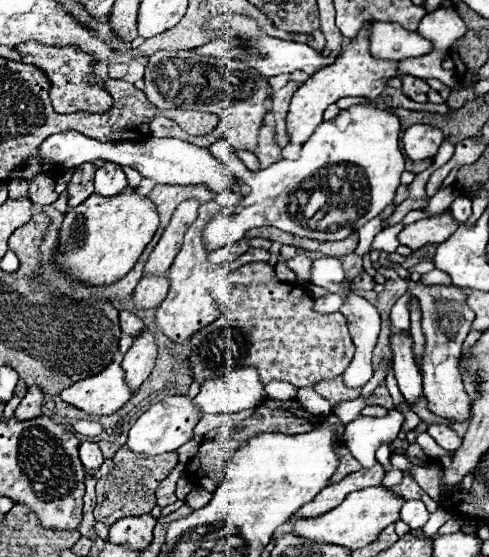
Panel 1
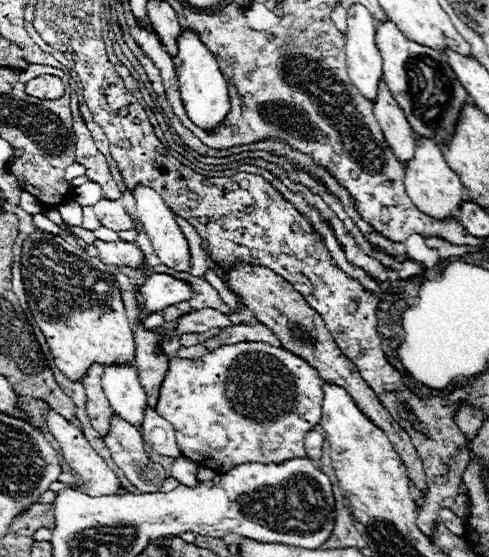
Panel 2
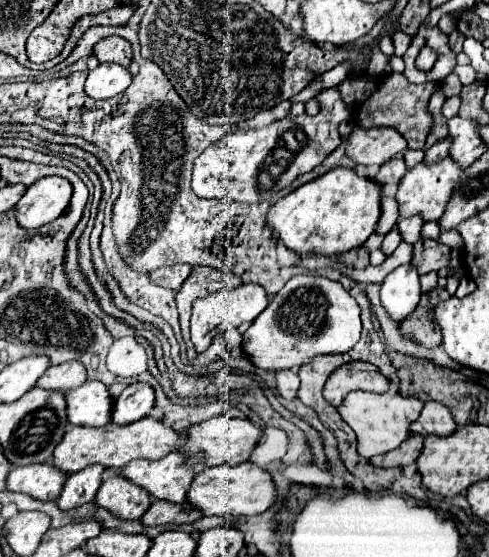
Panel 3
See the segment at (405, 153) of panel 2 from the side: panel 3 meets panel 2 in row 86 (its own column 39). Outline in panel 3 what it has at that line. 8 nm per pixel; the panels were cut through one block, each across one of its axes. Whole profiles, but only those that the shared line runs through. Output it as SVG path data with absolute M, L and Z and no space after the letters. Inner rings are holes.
M66 362L66 364L50 366L40 376L36 386L44 388L44 390L66 392L66 390L76 388L78 384L84 384L84 382L86 382L86 368L80 362Z

